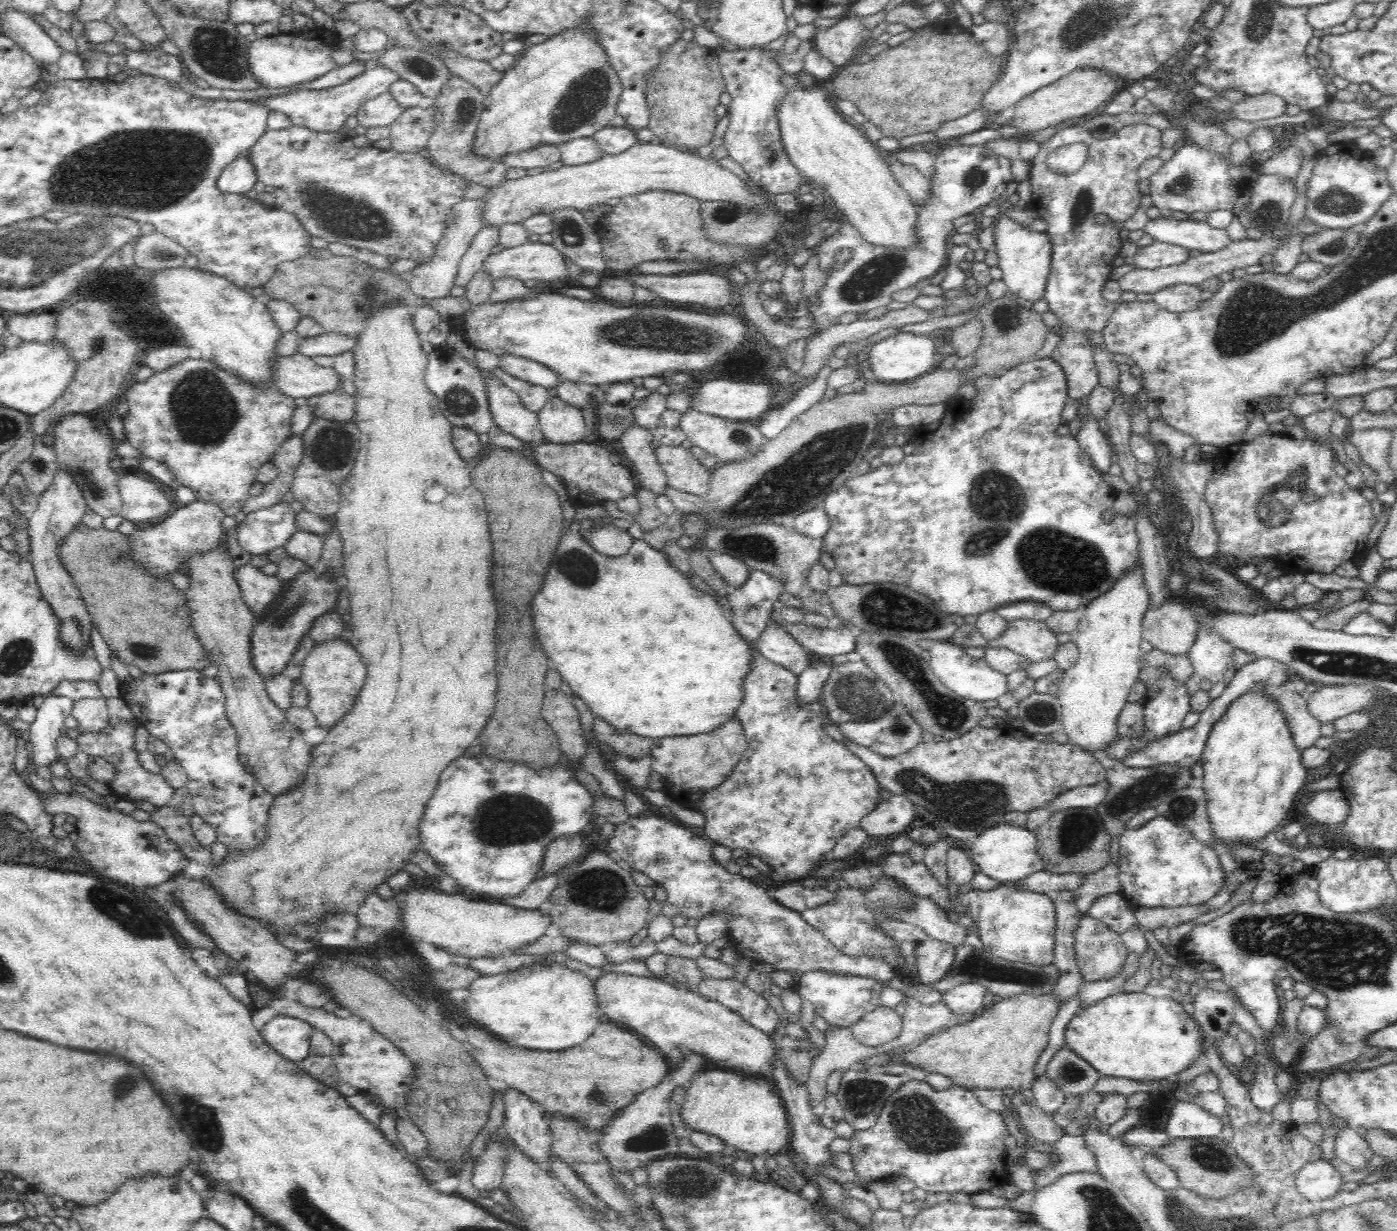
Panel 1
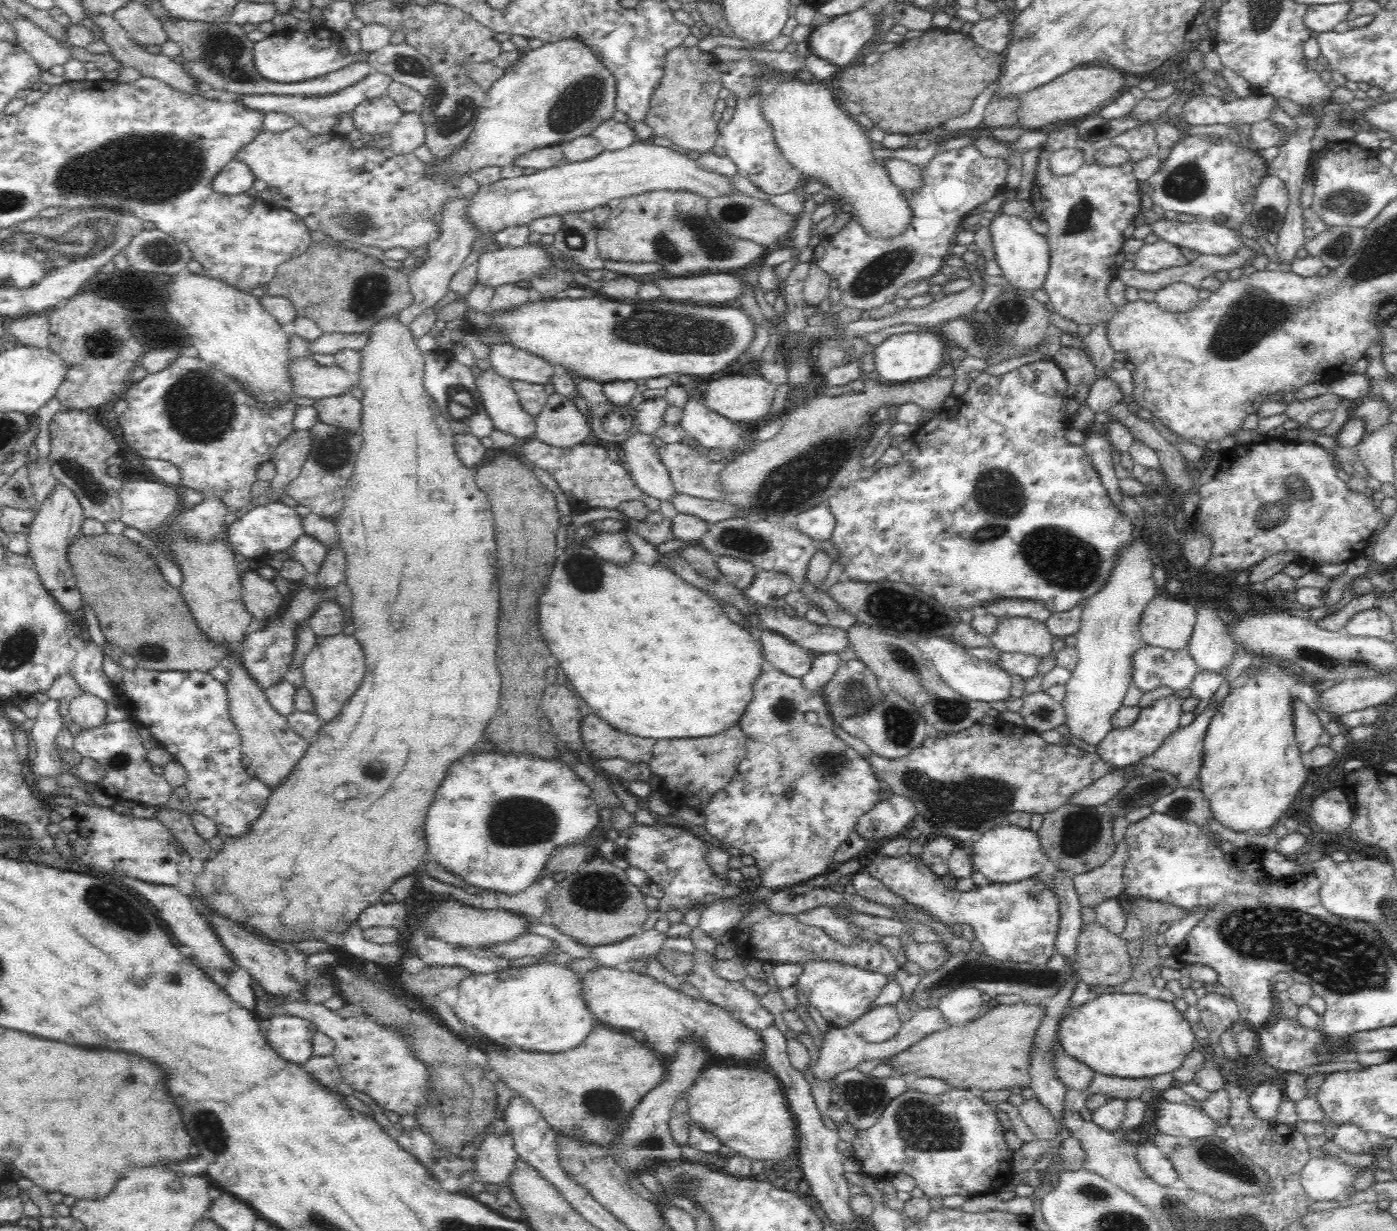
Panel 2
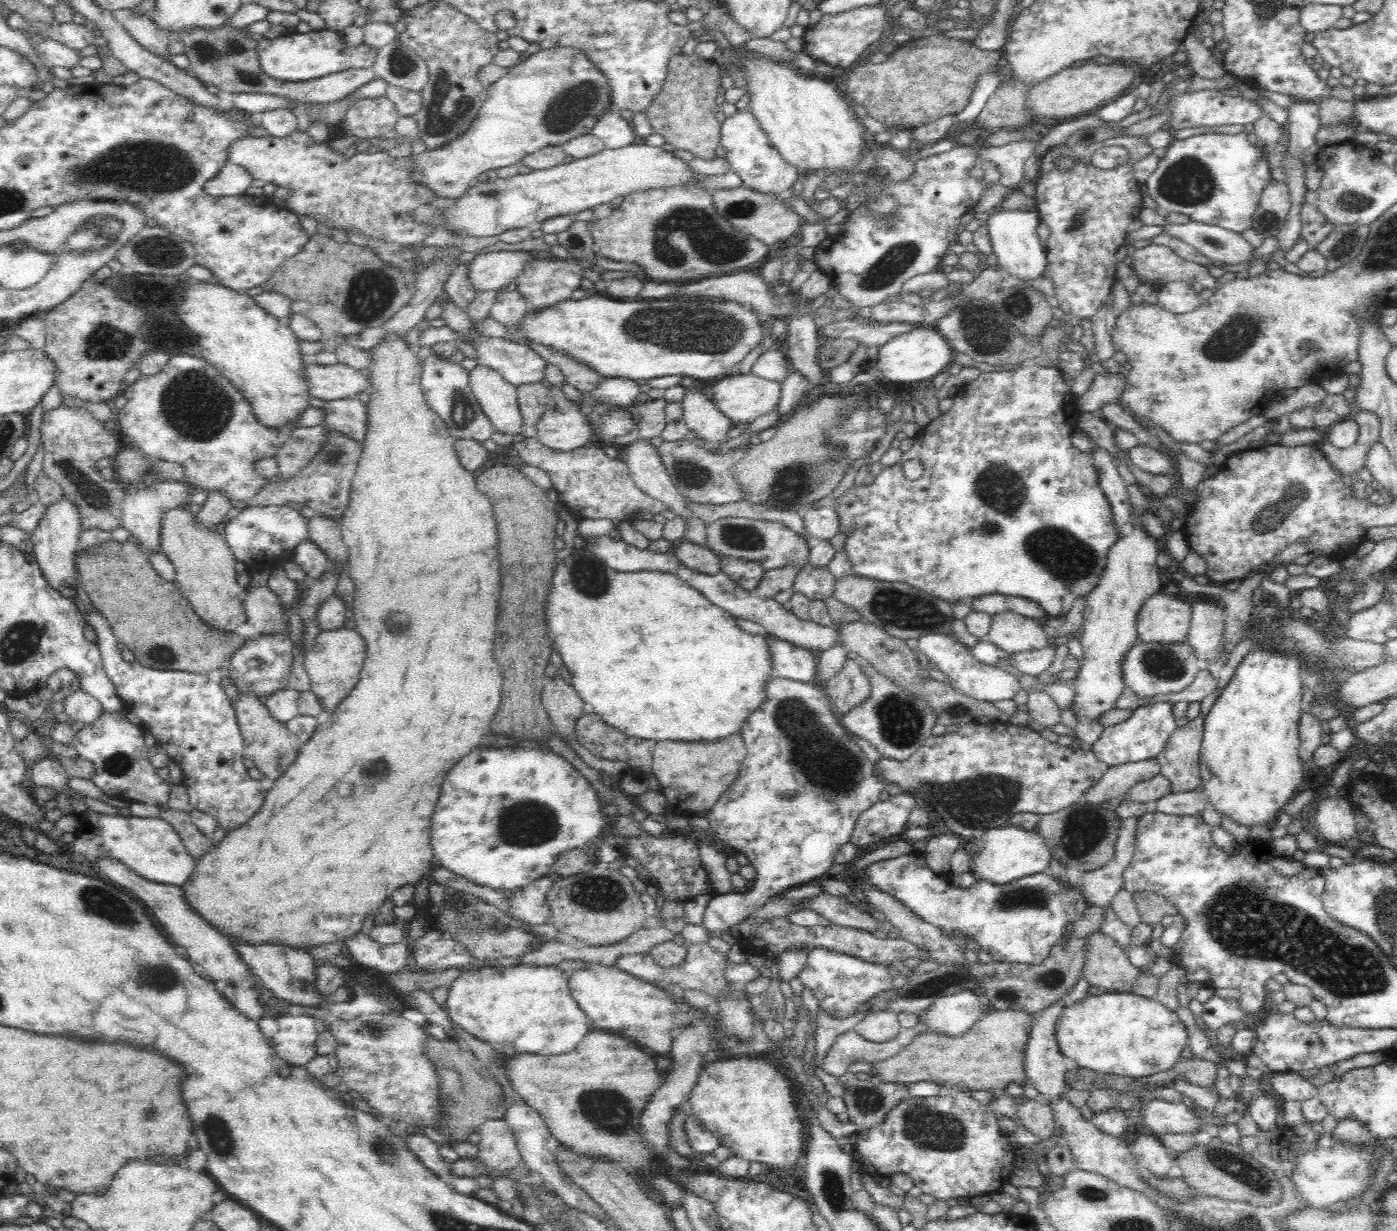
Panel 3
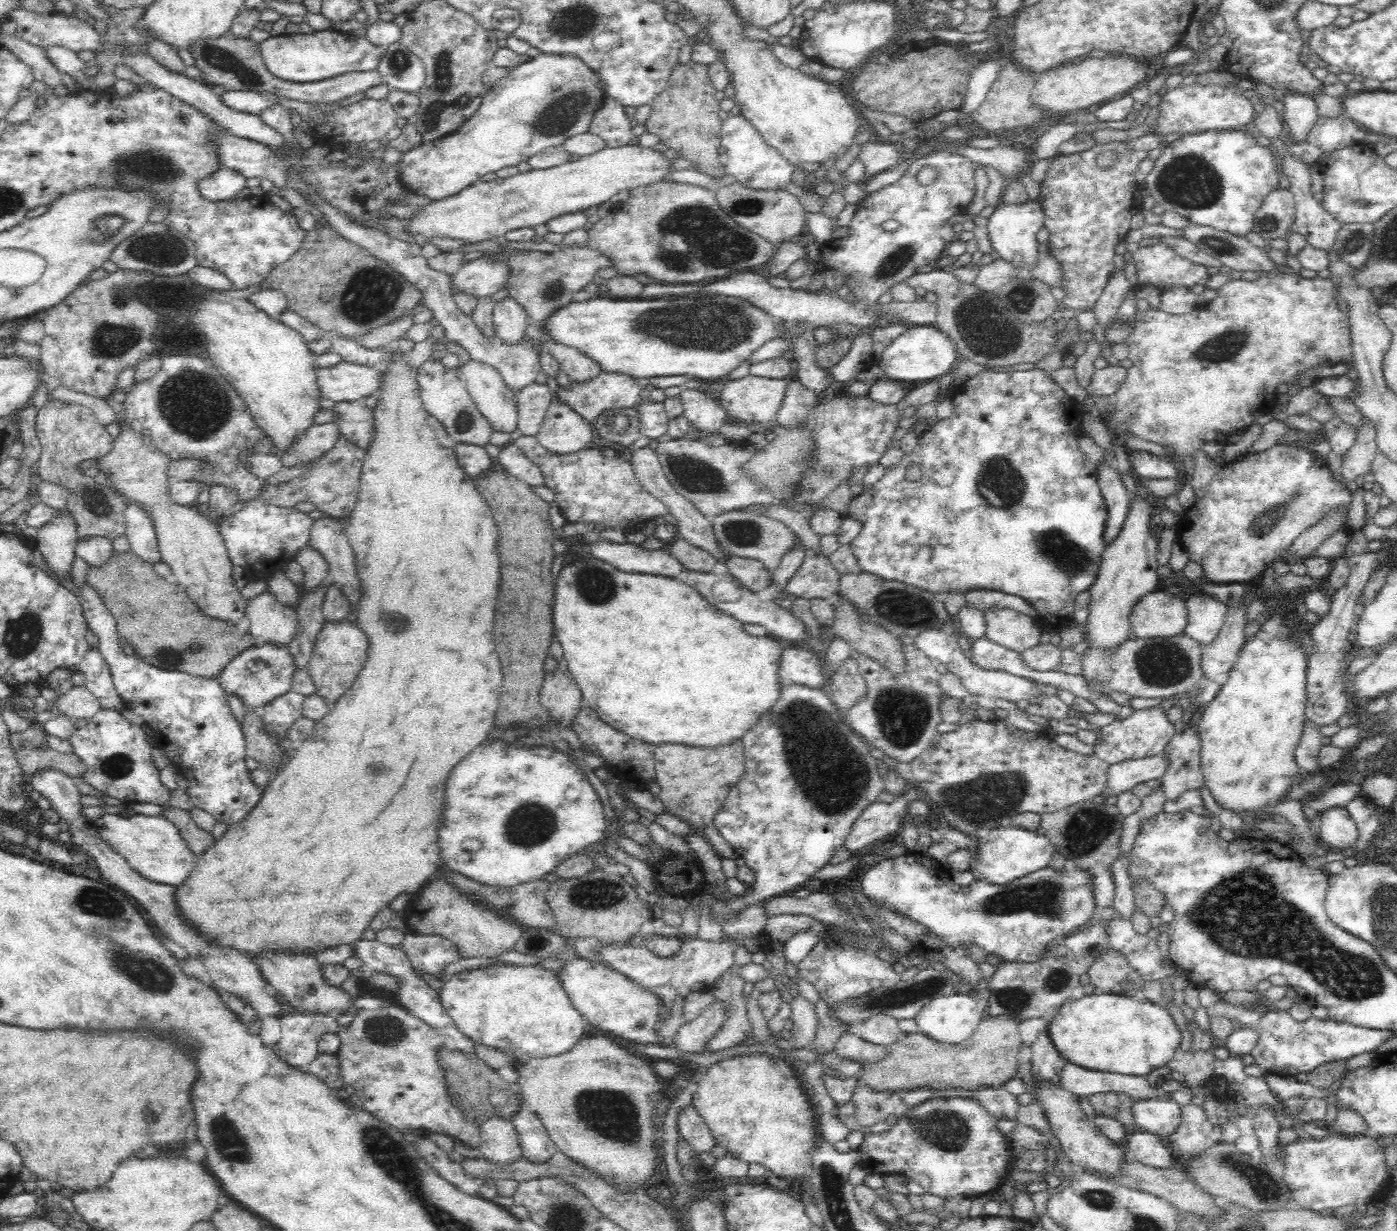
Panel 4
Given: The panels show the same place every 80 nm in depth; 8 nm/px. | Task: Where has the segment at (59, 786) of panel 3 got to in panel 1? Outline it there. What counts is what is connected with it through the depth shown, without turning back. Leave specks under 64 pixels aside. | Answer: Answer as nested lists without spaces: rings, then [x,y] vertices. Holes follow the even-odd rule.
[[[50,692],[37,708],[35,721],[25,737],[32,746],[31,763],[48,767],[58,759],[56,744],[61,735],[64,719],[70,716],[74,700]]]

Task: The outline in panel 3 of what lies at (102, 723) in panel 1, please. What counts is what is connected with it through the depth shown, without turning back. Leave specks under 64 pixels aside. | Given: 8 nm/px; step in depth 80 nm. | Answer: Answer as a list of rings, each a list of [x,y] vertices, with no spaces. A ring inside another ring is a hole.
[[[82,689],[66,696],[64,710],[64,714],[67,714],[72,722],[84,725],[92,725],[104,712],[101,702]]]

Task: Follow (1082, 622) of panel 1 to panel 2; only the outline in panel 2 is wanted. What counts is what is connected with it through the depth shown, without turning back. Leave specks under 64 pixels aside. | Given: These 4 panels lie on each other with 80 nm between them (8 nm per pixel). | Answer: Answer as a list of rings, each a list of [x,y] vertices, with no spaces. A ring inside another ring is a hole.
[[[1139,537],[1137,539],[1133,539],[1131,545],[1124,545],[1119,550],[1119,558],[1117,563],[1115,564],[1114,570],[1112,571],[1112,578],[1110,578],[1110,582],[1099,590],[1094,596],[1091,596],[1086,602],[1083,603],[1083,611],[1081,614],[1080,620],[1080,628],[1078,628],[1078,632],[1075,632],[1074,637],[1076,639],[1075,647],[1077,648],[1077,653],[1079,656],[1079,660],[1077,662],[1076,668],[1071,671],[1069,678],[1064,683],[1065,687],[1065,696],[1061,700],[1063,711],[1064,711],[1064,725],[1069,728],[1070,734],[1078,740],[1082,742],[1086,742],[1086,744],[1090,744],[1090,746],[1098,746],[1100,742],[1102,742],[1106,737],[1107,734],[1114,729],[1113,728],[1113,718],[1120,710],[1123,704],[1124,696],[1126,696],[1126,692],[1128,692],[1128,687],[1132,684],[1132,675],[1133,675],[1133,660],[1135,657],[1136,652],[1140,650],[1138,644],[1142,642],[1141,632],[1139,631],[1139,624],[1143,615],[1144,610],[1150,601],[1156,597],[1156,589],[1154,589],[1154,584],[1152,581],[1152,576],[1150,573],[1150,547],[1148,547],[1148,543],[1144,541],[1143,537]]]

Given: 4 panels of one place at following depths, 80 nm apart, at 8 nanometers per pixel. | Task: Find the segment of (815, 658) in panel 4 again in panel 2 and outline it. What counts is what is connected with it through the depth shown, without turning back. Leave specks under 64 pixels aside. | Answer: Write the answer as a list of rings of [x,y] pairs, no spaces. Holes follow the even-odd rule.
[[[764,629],[757,638],[762,658],[774,668],[798,678],[810,670],[814,659],[812,652],[794,644],[783,634]]]

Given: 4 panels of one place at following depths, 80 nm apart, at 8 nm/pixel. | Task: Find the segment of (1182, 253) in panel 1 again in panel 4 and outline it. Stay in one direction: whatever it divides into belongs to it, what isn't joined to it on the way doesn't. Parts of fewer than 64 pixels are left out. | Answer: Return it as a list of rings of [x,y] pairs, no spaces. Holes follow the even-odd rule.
[[[1163,243],[1139,247],[1132,256],[1138,286],[1152,284],[1161,289],[1168,285],[1182,284],[1189,288],[1210,277],[1204,265],[1180,257],[1172,247]]]

